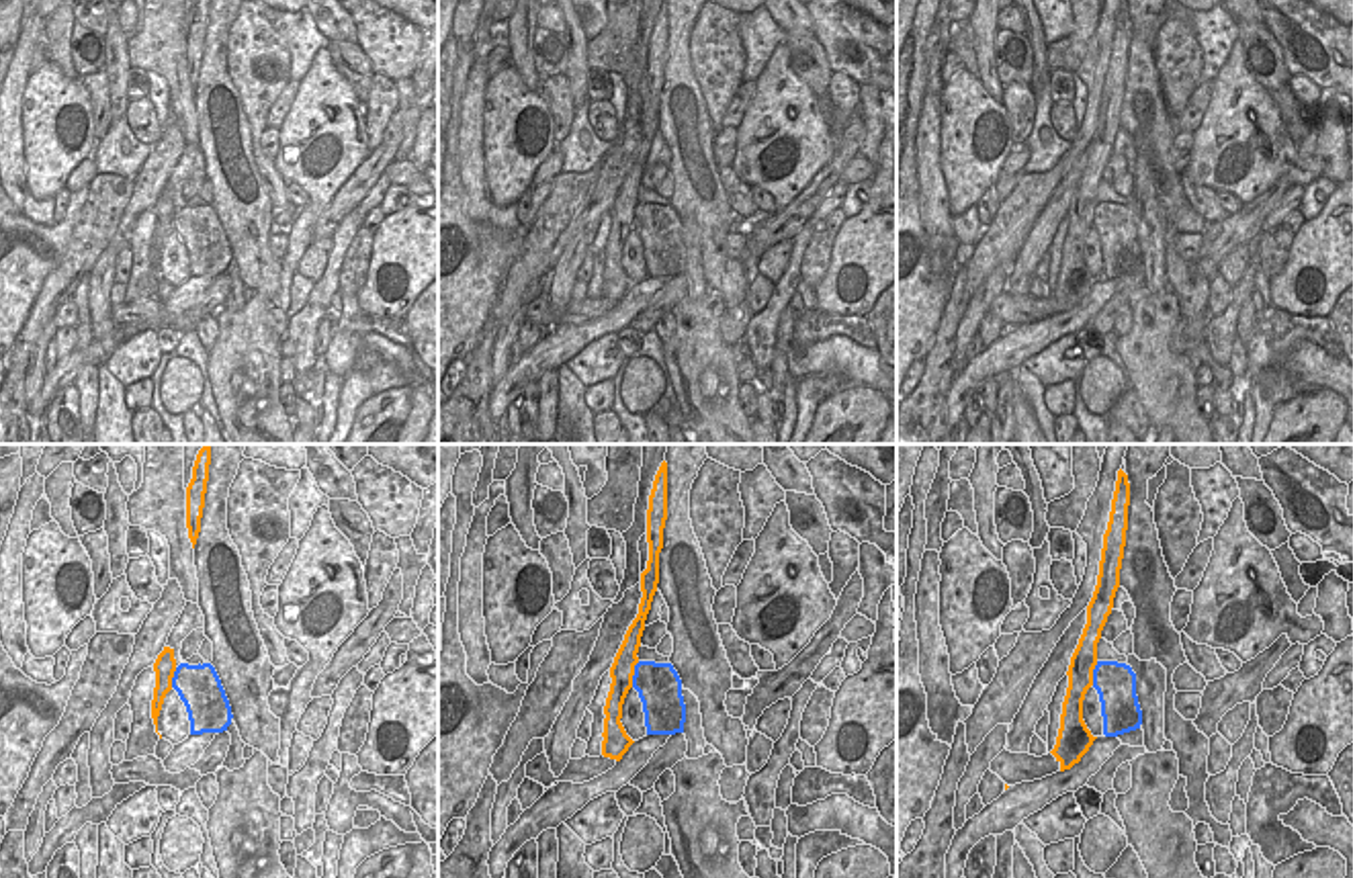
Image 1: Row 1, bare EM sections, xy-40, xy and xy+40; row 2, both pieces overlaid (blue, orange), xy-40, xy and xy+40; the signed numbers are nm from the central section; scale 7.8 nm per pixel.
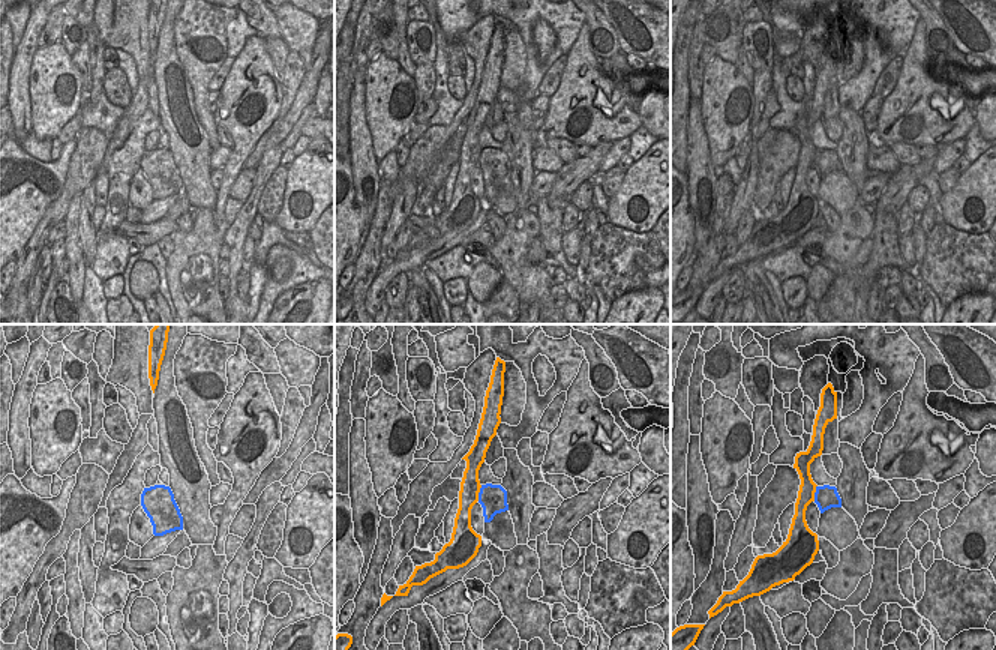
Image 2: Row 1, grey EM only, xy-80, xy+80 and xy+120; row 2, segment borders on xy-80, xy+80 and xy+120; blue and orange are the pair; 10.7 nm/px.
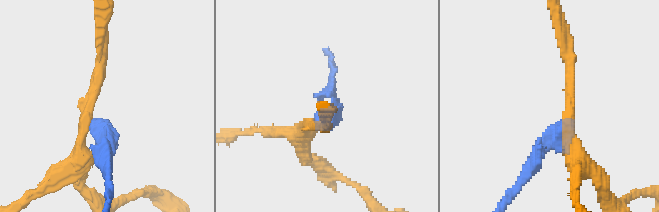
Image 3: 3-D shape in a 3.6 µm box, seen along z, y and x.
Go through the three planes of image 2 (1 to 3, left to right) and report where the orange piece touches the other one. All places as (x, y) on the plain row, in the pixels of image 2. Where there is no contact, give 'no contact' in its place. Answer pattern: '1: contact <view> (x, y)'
1: no contact
2: contact xy+80 (479, 156)
3: contact xy+120 (815, 156)

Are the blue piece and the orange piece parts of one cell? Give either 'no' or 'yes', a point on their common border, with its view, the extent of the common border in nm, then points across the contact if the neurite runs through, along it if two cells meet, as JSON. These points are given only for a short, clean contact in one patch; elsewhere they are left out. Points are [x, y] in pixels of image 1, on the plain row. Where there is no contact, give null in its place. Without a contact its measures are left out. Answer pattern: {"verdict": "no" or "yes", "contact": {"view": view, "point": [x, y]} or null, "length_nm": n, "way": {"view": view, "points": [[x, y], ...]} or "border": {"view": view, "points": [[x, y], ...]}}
{"verdict": "no", "contact": {"view": "xy", "point": [635, 215]}, "length_nm": 220, "border": {"view": "xy", "points": [[639, 203], [631, 228]]}}

